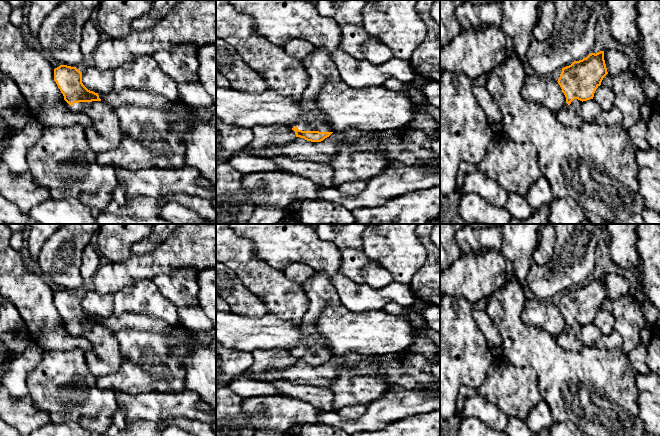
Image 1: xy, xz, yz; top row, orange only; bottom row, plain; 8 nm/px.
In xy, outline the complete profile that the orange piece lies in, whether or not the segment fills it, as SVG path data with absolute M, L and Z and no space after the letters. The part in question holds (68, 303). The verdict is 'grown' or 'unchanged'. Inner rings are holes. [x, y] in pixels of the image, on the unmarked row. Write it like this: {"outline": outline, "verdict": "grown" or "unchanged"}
{"outline": "M60 289L54 293L54 305L63 318L64 324L71 330L71 333L87 339L91 344L92 350L85 353L89 372L95 378L105 377L116 372L123 363L118 341L113 332L99 322L98 317L88 314L83 309L82 297L76 291Z", "verdict": "grown"}

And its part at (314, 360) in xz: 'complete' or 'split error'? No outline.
split error

